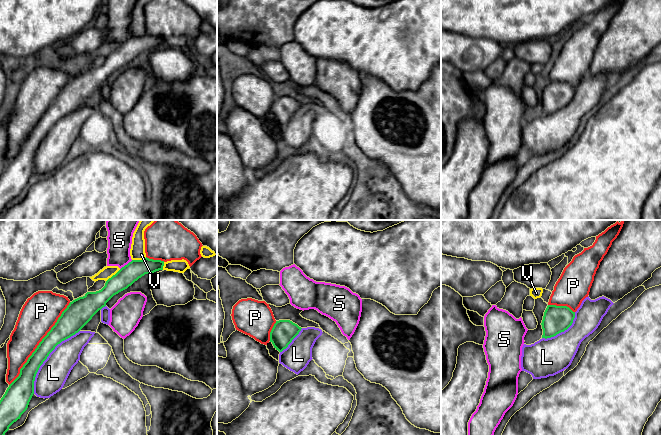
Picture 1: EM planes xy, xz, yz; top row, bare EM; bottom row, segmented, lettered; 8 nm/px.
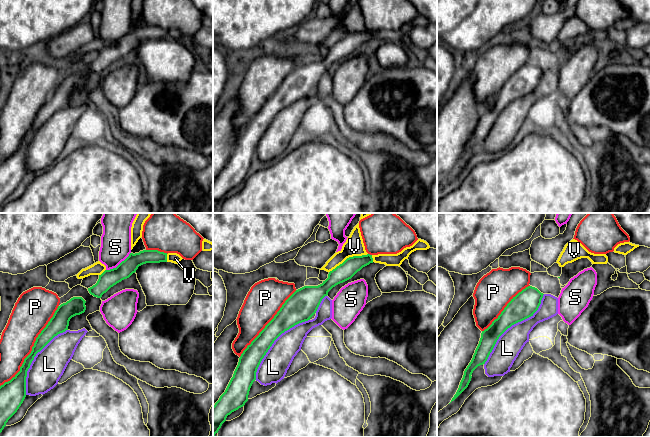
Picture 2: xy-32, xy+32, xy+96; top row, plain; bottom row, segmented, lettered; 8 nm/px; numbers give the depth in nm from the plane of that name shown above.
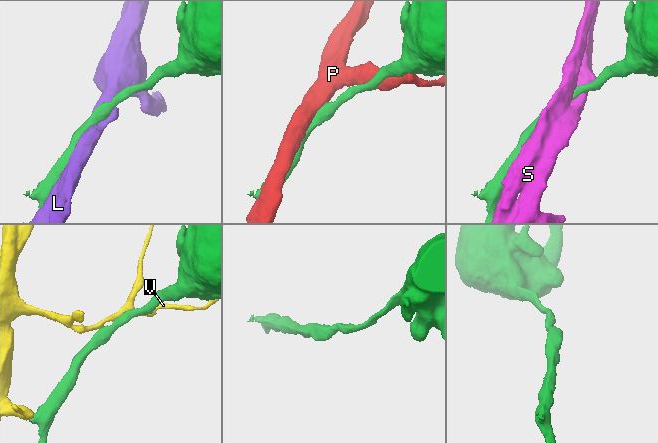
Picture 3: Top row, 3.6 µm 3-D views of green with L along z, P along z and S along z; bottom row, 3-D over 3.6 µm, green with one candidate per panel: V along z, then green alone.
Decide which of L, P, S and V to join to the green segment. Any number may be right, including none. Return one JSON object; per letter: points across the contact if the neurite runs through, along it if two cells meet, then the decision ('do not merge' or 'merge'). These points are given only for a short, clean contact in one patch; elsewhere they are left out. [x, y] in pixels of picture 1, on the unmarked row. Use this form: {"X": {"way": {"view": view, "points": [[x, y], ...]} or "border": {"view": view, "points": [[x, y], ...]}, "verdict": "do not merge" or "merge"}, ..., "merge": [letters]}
{"L": {"verdict": "do not merge"}, "P": {"verdict": "do not merge"}, "S": {"border": {"view": "xy", "points": [[132, 36], [120, 45]]}, "verdict": "do not merge"}, "V": {"verdict": "do not merge"}, "merge": []}

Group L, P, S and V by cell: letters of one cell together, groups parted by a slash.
L P / S / V

